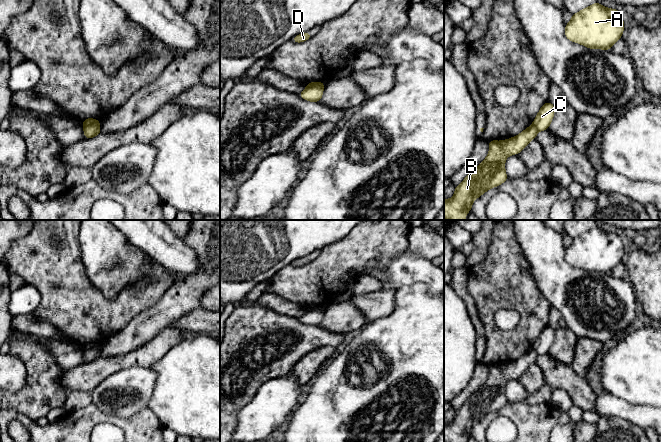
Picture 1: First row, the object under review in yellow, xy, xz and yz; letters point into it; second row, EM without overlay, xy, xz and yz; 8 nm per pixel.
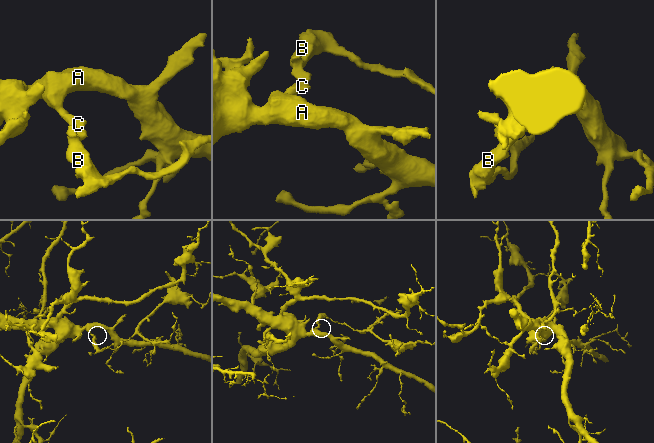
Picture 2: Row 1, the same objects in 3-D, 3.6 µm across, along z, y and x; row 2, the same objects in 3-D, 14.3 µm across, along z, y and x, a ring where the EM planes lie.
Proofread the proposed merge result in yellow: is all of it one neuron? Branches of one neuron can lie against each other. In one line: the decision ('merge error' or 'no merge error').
merge error

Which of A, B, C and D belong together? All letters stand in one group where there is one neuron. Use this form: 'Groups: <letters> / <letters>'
Groups: A C / B D

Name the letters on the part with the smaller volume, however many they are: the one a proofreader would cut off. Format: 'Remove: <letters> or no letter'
Remove: B, D

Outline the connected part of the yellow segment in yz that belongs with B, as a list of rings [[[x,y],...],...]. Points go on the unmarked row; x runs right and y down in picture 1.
[[[531,348],[510,363],[488,365],[487,381],[455,410],[451,423],[444,423],[444,442],[466,442],[466,437],[471,436],[475,423],[508,404],[505,395],[507,381],[519,378],[531,364],[536,363],[537,356],[534,348]]]

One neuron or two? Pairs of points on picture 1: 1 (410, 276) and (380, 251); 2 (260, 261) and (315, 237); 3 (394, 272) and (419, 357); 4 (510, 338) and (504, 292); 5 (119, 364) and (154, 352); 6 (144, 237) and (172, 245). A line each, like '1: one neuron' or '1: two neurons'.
1: two neurons
2: one neuron
3: two neurons
4: one neuron
5: one neuron
6: one neuron

